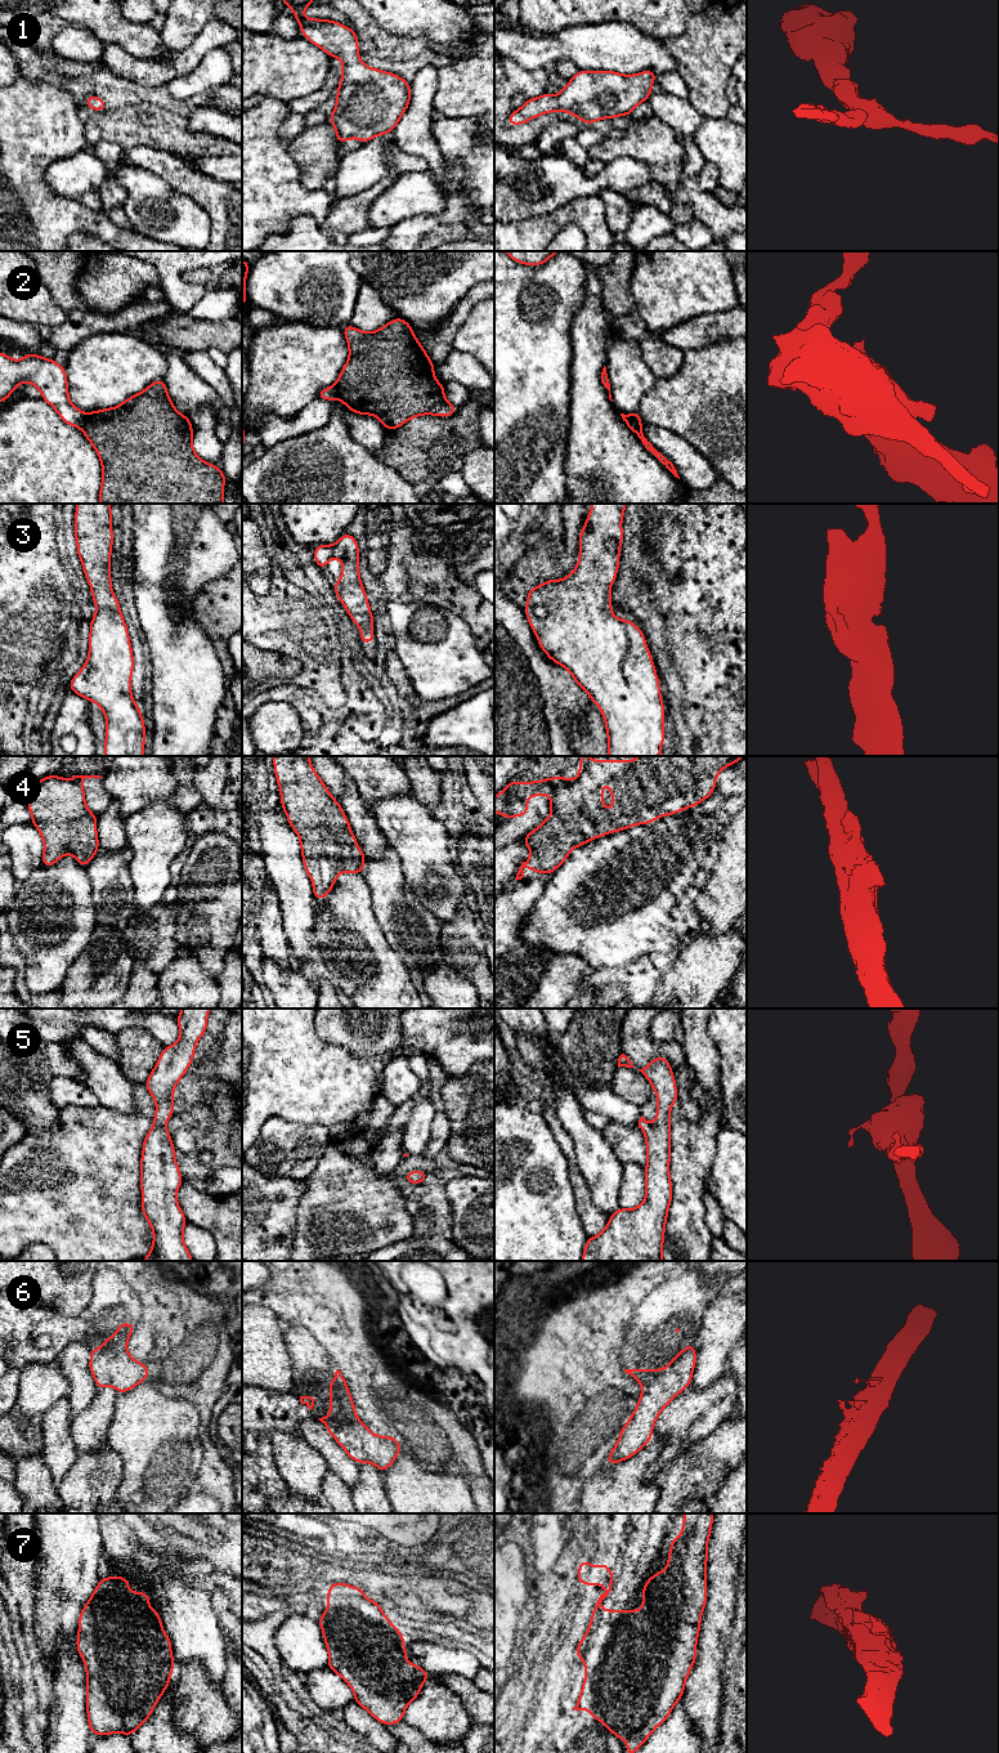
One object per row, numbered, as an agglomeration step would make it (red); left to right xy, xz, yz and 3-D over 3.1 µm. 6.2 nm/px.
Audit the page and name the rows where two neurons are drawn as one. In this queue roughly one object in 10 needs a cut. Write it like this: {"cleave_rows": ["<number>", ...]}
{"cleave_rows": ["2"]}

